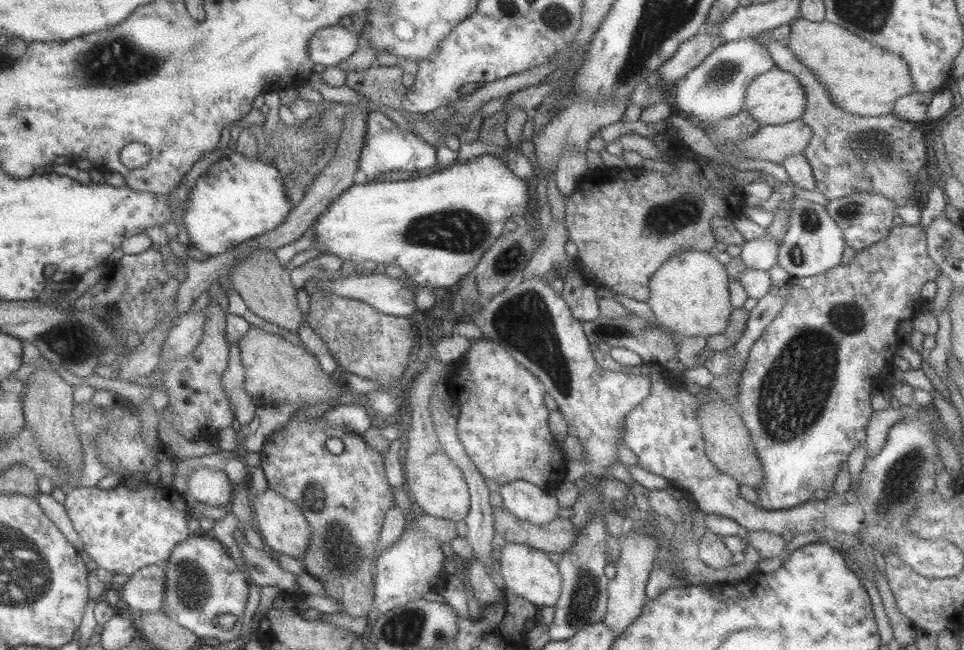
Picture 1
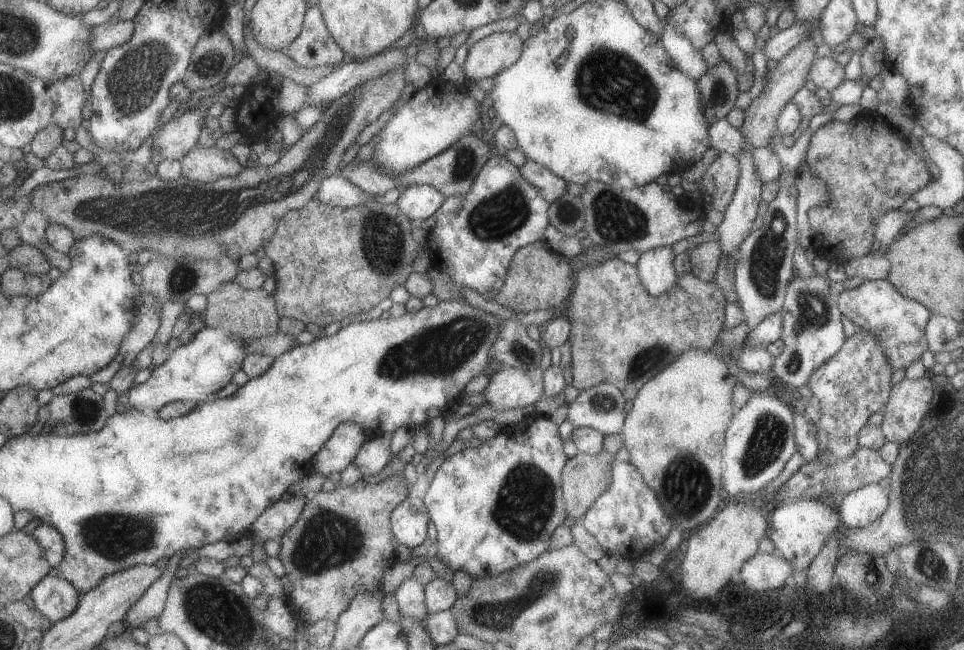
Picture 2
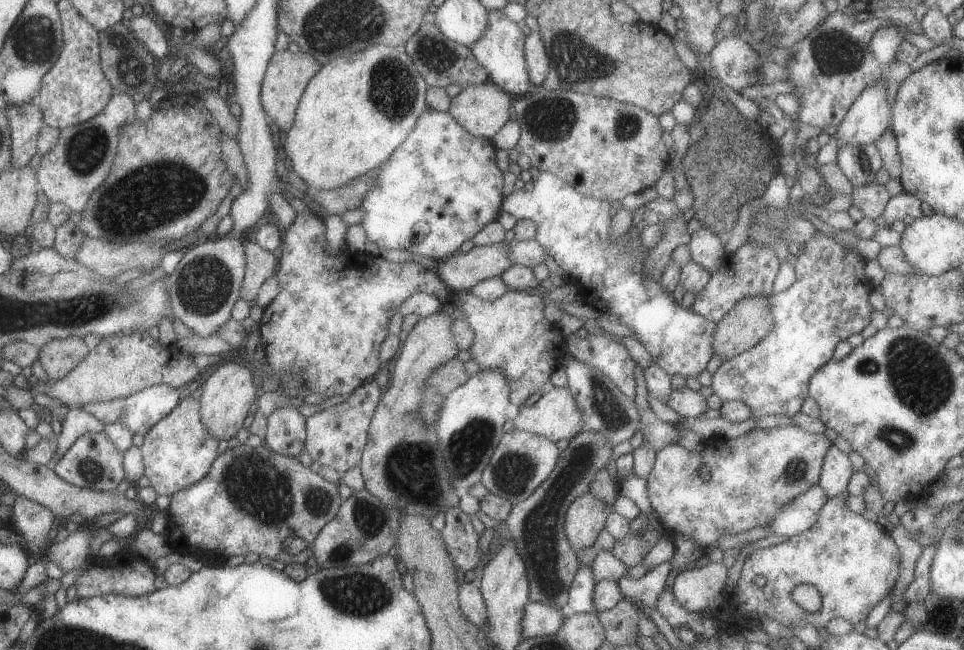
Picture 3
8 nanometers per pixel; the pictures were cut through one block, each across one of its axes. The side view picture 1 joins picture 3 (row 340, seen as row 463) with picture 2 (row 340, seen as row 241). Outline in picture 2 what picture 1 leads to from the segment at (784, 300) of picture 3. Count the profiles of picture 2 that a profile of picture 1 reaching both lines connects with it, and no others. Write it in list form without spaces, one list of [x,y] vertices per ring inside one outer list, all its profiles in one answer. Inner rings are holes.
[[[887,279],[863,281],[851,289],[837,294],[837,304],[842,315],[861,330],[873,334],[891,366],[891,370],[905,370],[909,364],[920,360],[923,350],[928,349],[925,326],[930,314],[915,300],[901,296]]]

